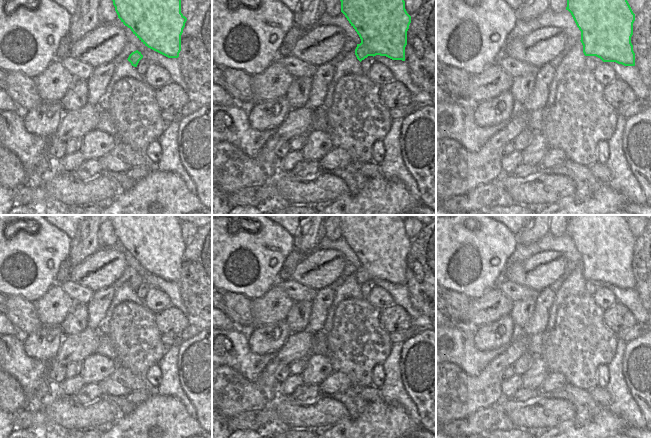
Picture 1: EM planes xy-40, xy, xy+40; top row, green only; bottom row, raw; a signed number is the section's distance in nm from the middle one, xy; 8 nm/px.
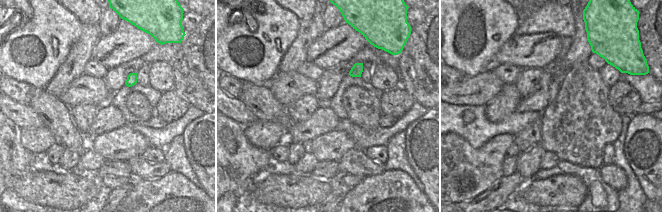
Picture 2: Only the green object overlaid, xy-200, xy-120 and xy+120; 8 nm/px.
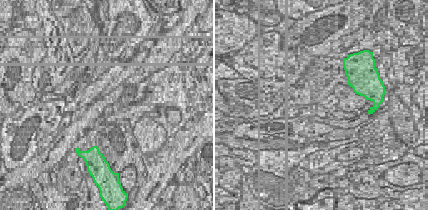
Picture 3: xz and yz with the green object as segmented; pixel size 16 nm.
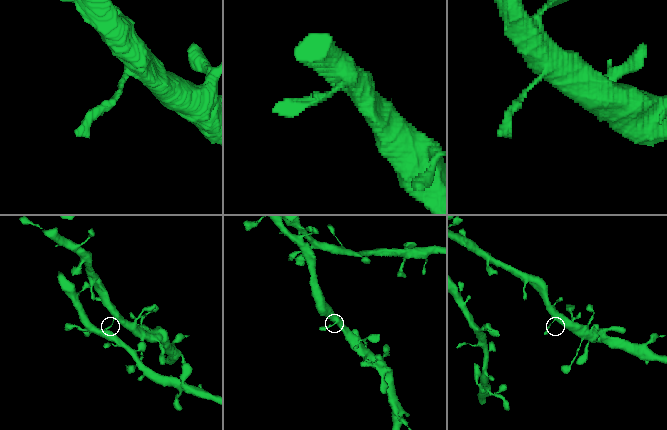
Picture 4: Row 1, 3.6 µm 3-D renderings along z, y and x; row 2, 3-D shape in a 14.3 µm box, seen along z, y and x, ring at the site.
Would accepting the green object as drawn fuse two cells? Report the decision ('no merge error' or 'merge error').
no merge error

